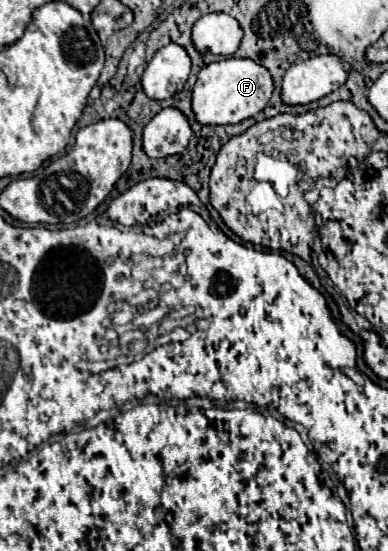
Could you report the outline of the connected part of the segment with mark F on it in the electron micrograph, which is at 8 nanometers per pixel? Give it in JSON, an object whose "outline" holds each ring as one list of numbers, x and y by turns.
{"outline":[[227,58,211,62,201,68,193,88,191,106,195,120,203,126,239,124,259,114,267,106,271,92,273,92,273,80,263,66,255,64,249,58]]}

